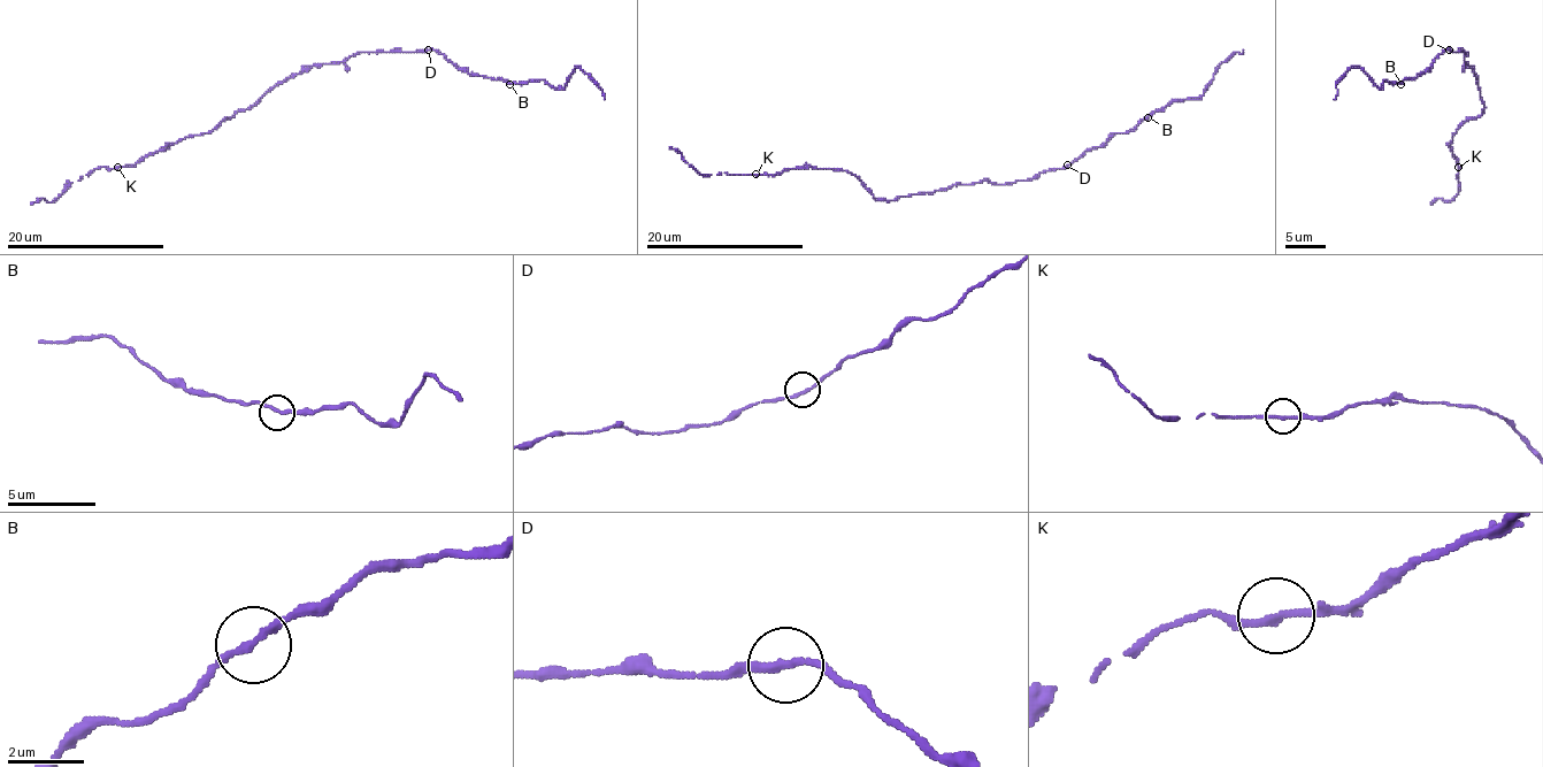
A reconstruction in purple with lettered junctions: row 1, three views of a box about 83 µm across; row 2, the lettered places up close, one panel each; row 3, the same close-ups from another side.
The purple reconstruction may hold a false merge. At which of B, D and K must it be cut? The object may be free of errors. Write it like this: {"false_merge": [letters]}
{"false_merge": []}

